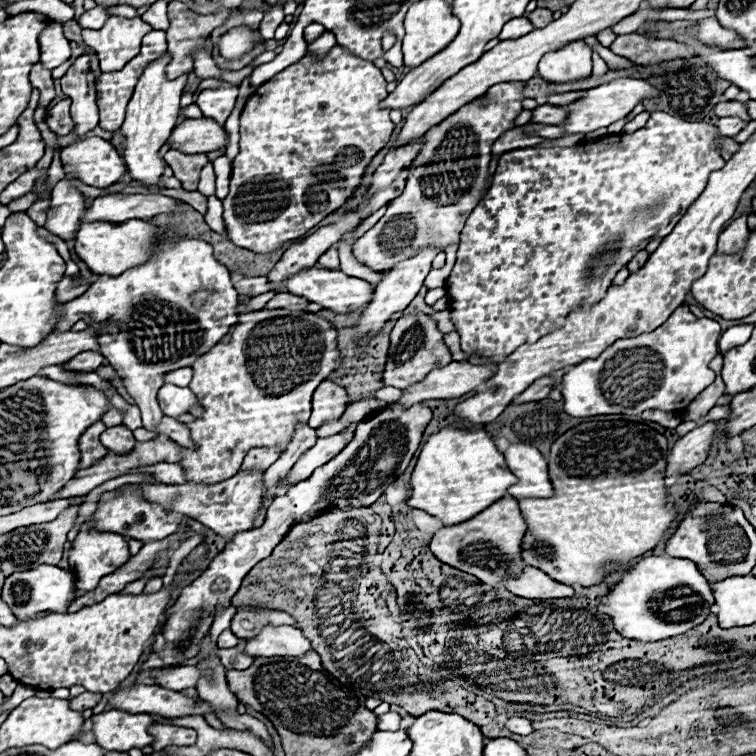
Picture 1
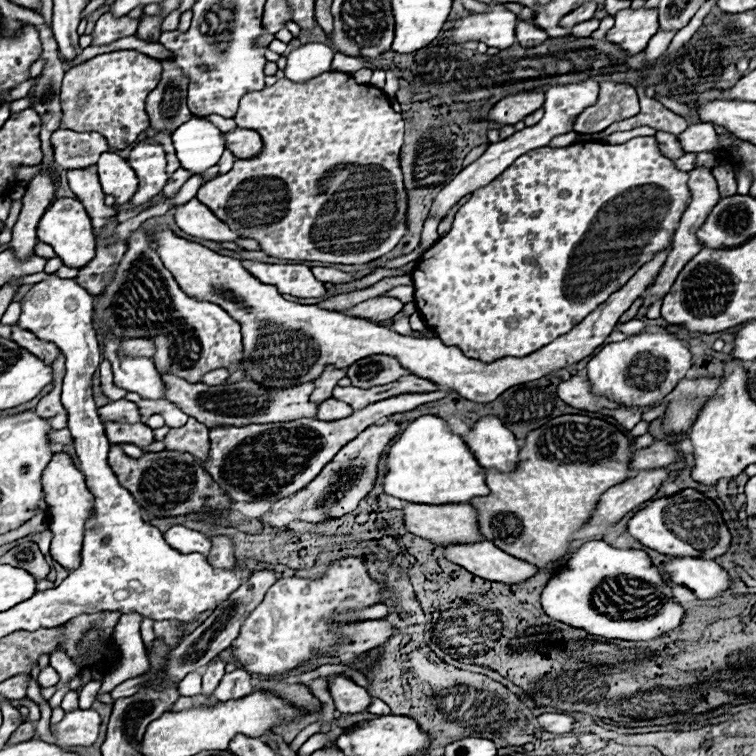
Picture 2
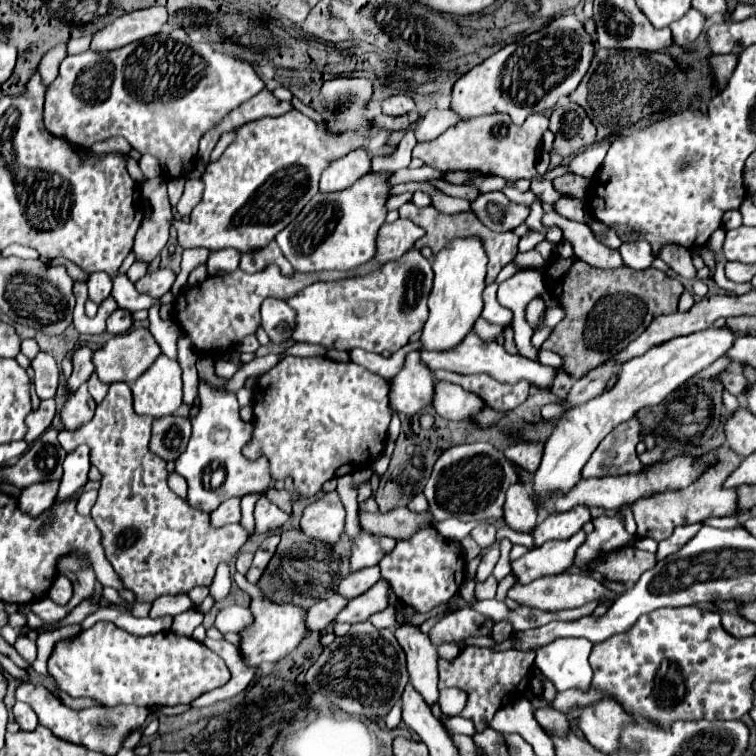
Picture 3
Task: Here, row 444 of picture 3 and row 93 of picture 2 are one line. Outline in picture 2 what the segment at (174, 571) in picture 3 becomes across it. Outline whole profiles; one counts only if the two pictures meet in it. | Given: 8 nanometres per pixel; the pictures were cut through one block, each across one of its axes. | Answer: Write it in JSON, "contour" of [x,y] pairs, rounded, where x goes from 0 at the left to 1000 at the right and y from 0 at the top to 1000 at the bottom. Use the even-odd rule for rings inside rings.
{"contour":[[[153,66],[153,69],[143,69],[143,71],[130,71],[122,79],[98,87],[87,95],[85,108],[82,108],[82,122],[79,122],[79,132],[82,132],[82,146],[85,146],[85,167],[101,175],[130,175],[135,177],[143,190],[153,198],[164,198],[172,190],[177,190],[183,185],[183,180],[198,167],[196,161],[196,151],[190,146],[190,135],[196,122],[201,122],[201,116],[206,116],[209,106],[214,98],[214,85],[206,77],[198,77],[193,71],[185,71],[180,66]],[[106,122],[116,124],[116,135],[108,140],[108,146],[103,143],[103,124]]]}

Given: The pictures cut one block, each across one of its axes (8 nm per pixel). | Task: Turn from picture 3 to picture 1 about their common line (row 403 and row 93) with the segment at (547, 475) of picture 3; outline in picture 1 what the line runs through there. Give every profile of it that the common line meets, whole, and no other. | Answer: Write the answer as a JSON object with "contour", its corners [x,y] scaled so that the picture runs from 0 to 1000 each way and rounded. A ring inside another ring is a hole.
{"contour":[[[815,103],[810,108],[794,111],[788,116],[775,119],[775,124],[770,130],[765,130],[762,135],[757,135],[751,159],[743,164],[746,167],[746,180],[751,177],[775,177],[775,175],[786,175],[791,169],[804,169],[807,164],[823,159],[828,151],[833,151],[839,146],[841,138],[852,135],[854,130],[870,130],[873,119],[868,114],[862,114],[854,106],[844,106],[844,103]]]}

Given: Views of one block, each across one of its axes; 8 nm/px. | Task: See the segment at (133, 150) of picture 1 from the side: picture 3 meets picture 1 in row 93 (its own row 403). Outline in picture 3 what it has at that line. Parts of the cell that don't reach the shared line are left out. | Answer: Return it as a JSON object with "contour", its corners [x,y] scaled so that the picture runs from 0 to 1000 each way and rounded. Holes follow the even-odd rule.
{"contour":[[[212,471],[177,508],[177,542],[201,553],[222,550],[241,534],[241,489],[233,476]]]}

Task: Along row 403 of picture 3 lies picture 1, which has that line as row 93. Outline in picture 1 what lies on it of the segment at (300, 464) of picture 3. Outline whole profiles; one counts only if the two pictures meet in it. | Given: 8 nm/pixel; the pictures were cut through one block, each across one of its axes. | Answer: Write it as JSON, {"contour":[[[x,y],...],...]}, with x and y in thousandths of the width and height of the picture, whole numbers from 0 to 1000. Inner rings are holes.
{"contour":[[[450,58],[429,77],[405,71],[347,111],[328,130],[317,153],[317,204],[310,209],[304,257],[296,262],[302,315],[333,333],[360,333],[376,320],[402,312],[437,280],[450,275],[476,243],[487,214],[511,193],[521,172],[513,148],[500,143],[508,127],[513,122],[503,90],[489,79],[468,74]]]}

